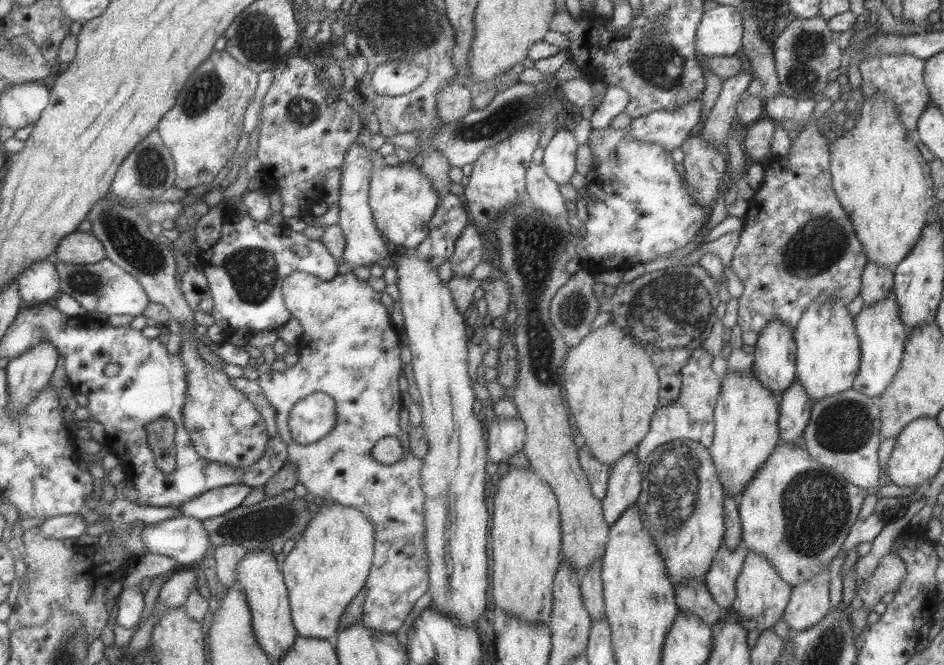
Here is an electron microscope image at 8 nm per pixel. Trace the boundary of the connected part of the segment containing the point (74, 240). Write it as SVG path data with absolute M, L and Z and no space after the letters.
M91 232L68 233L56 250L56 258L70 264L94 264L104 256L103 244Z

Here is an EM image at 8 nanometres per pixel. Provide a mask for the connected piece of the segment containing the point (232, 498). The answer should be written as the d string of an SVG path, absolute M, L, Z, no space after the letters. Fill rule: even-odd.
M243 484L213 488L199 494L196 498L180 503L176 507L182 515L191 516L201 521L221 517L223 514L242 506L242 501L252 488L252 486L244 486Z

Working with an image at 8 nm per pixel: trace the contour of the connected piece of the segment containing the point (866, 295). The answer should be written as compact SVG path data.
M868 261L861 276L861 283L864 305L873 305L889 295L894 286L894 275L890 269Z

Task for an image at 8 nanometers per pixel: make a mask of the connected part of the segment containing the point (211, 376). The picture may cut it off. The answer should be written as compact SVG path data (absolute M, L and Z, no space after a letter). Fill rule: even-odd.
M181 328L182 348L179 352L186 371L187 391L182 407L184 428L200 458L227 464L234 468L252 466L262 458L269 436L267 424L253 402L240 392L222 369L206 364L199 354L195 336Z

